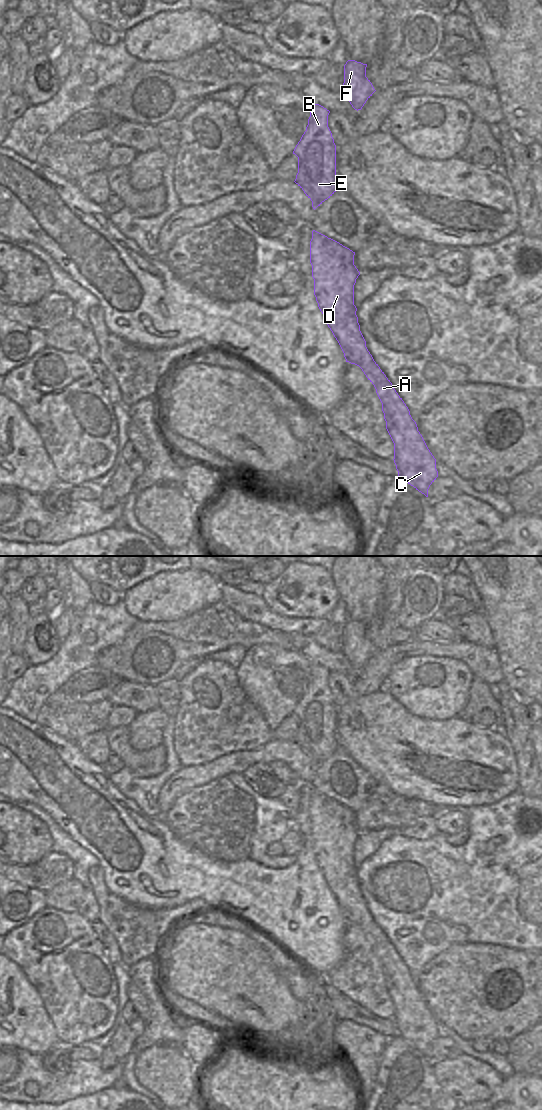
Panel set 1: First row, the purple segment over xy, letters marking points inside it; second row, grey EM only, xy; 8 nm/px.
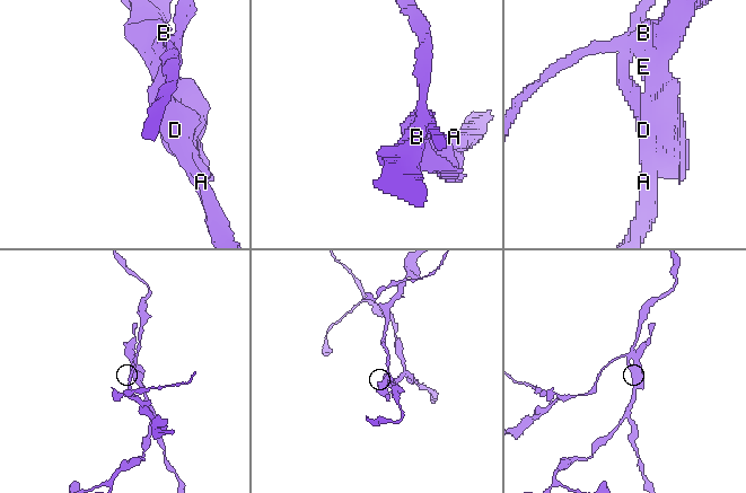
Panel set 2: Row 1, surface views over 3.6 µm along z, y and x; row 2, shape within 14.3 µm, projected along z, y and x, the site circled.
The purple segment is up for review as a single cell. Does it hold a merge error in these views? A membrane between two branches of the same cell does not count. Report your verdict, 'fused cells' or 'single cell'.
fused cells

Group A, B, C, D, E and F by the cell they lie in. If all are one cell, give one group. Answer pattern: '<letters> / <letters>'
A C D F / B E

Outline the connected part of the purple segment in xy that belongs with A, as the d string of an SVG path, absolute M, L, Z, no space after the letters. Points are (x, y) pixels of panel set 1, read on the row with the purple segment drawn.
M312 231L310 263L318 307L346 362L359 366L376 389L386 429L394 443L393 460L398 476L428 497L428 489L438 477L436 459L418 431L408 407L366 347L354 305L354 285L360 272L354 264L328 253L324 245L327 238Z

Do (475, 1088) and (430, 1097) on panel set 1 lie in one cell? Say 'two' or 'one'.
two

